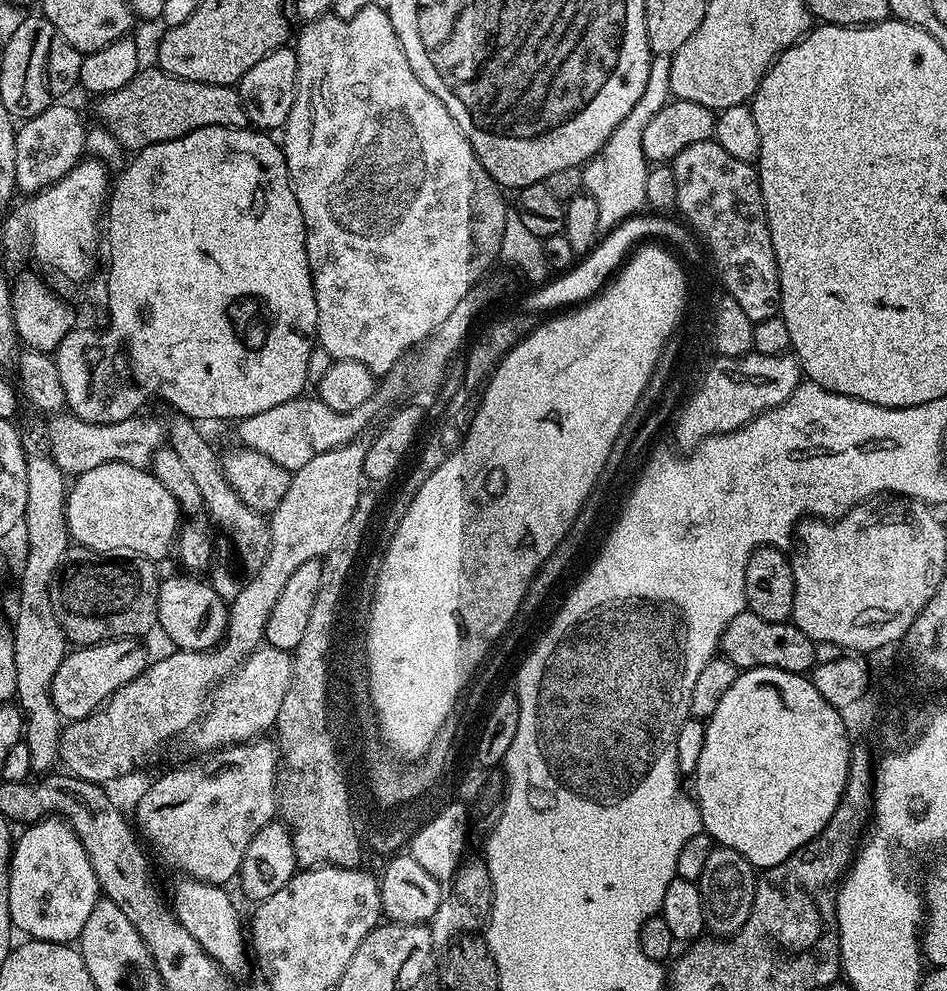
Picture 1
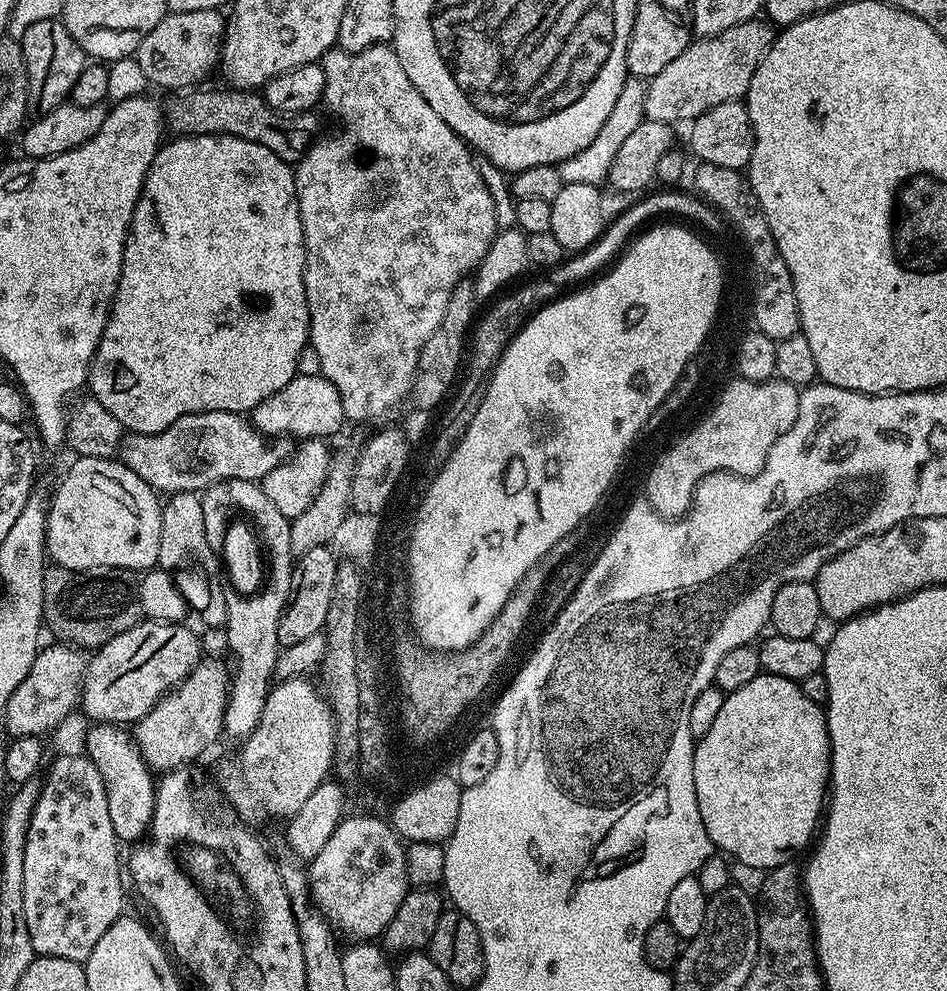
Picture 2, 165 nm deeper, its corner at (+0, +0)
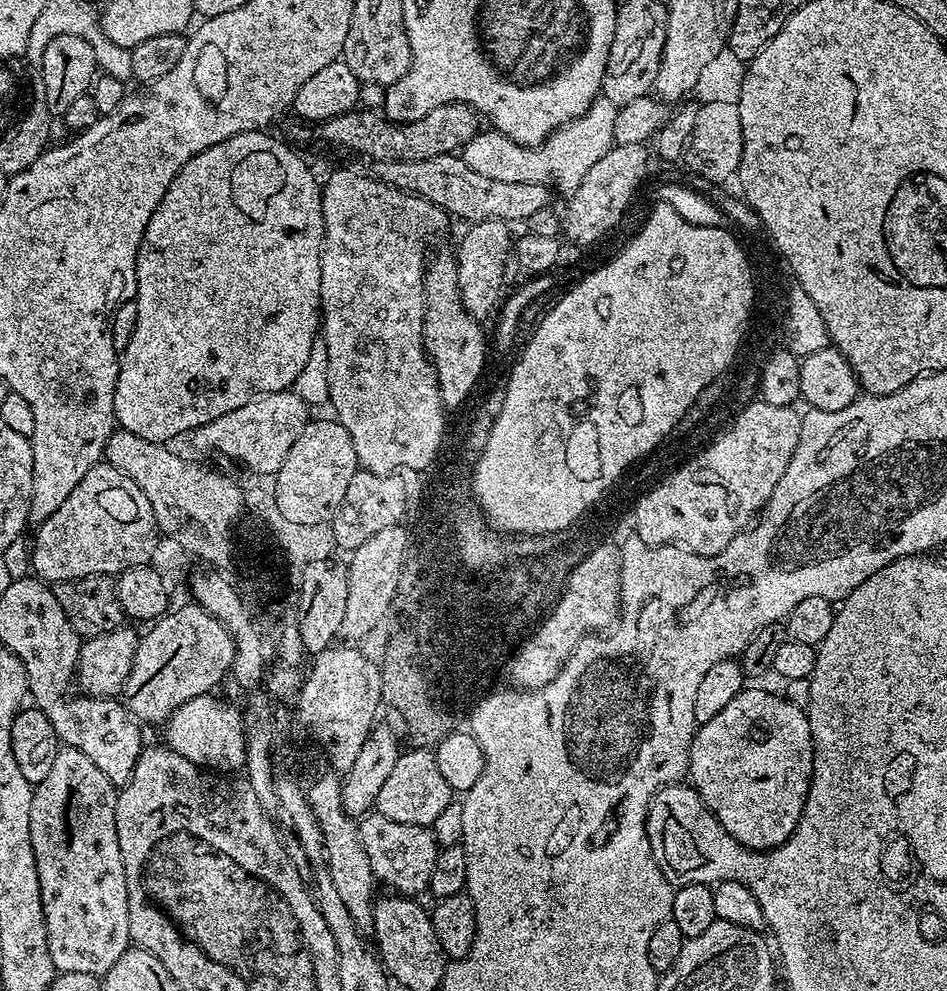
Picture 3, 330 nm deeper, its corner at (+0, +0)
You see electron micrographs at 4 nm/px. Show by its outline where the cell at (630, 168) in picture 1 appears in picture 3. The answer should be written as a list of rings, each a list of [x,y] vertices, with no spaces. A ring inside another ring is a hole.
[[[599,95],[596,97],[594,103],[590,105],[590,107],[585,110],[585,112],[578,117],[577,120],[572,120],[568,124],[564,125],[563,128],[559,128],[557,132],[553,132],[551,136],[548,137],[547,140],[544,141],[543,144],[535,147],[535,148],[525,148],[523,144],[515,144],[510,138],[506,138],[501,135],[500,132],[495,130],[487,130],[488,132],[484,132],[484,130],[477,131],[477,134],[474,138],[470,138],[466,143],[462,146],[462,157],[466,162],[467,166],[470,169],[474,170],[477,174],[482,174],[485,178],[494,179],[499,182],[526,182],[526,183],[534,183],[538,180],[538,178],[546,178],[544,176],[549,176],[550,179],[556,183],[556,188],[561,192],[564,198],[570,197],[574,194],[574,190],[578,190],[578,186],[582,184],[582,178],[586,178],[586,174],[592,167],[594,167],[594,162],[598,162],[598,158],[602,158],[602,154],[606,154],[610,151],[610,149],[614,146],[614,141],[612,139],[612,135],[614,134],[614,118],[616,117],[616,113],[618,111],[617,105],[611,104],[610,101],[607,100],[604,95]]]

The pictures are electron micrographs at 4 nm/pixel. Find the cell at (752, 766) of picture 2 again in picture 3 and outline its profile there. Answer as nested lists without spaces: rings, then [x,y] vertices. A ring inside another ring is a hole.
[[[745,687],[710,722],[697,727],[688,752],[687,775],[716,821],[741,847],[780,847],[798,826],[812,784],[812,735],[807,711],[792,705],[783,695]]]

